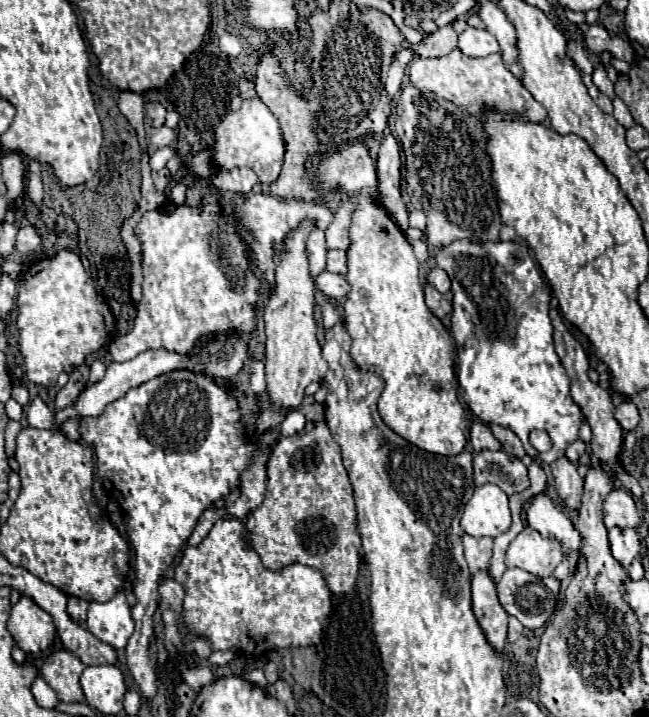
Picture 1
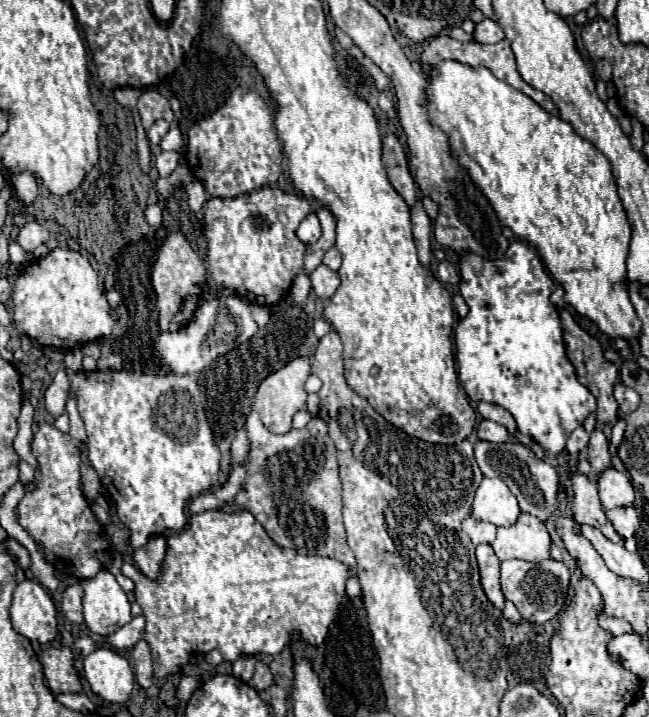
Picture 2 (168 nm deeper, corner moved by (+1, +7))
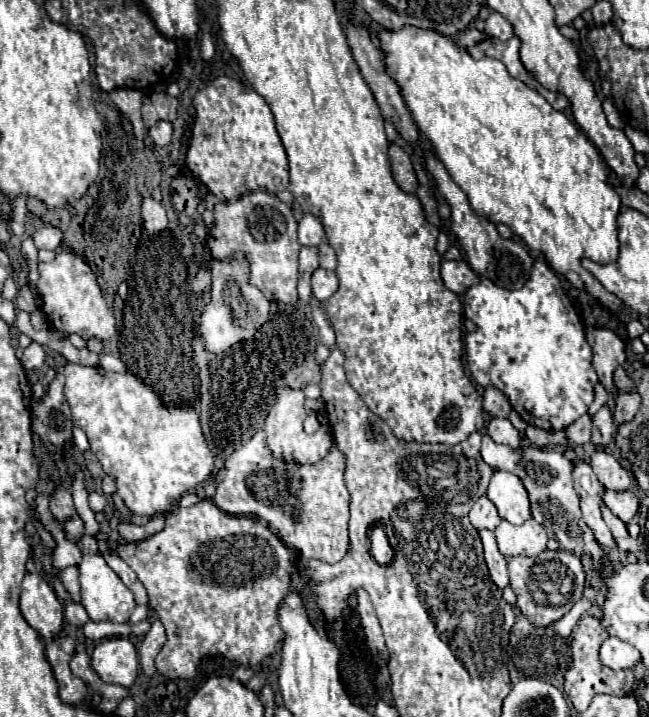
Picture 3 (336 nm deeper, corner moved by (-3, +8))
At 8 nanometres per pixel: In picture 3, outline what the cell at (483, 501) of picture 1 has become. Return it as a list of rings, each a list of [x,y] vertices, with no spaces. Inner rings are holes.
[[[497,470],[491,478],[487,496],[497,506],[499,516],[509,520],[511,524],[523,524],[531,518],[529,496],[519,476],[505,470]]]

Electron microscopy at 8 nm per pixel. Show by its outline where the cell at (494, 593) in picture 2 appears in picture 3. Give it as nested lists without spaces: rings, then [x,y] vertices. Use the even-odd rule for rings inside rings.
[[[481,530],[479,532],[481,542],[483,542],[483,550],[485,550],[485,562],[489,566],[489,574],[493,578],[493,582],[497,584],[497,588],[505,588],[509,584],[509,576],[507,576],[507,562],[503,558],[503,554],[497,548],[495,536],[491,530]]]

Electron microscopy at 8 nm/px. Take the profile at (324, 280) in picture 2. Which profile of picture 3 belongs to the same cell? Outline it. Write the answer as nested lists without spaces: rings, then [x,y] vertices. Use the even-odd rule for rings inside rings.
[[[317,268],[317,270],[313,272],[313,276],[311,276],[313,296],[315,296],[317,300],[321,300],[321,302],[327,300],[327,298],[331,298],[331,296],[337,292],[337,286],[339,286],[337,276],[335,276],[335,272],[331,272],[331,270]]]

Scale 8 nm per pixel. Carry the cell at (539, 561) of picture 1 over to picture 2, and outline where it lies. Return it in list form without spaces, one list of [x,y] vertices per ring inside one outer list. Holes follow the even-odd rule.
[[[521,513],[511,527],[499,527],[493,551],[499,561],[523,559],[529,563],[541,563],[549,559],[551,537],[545,523],[529,513]]]

